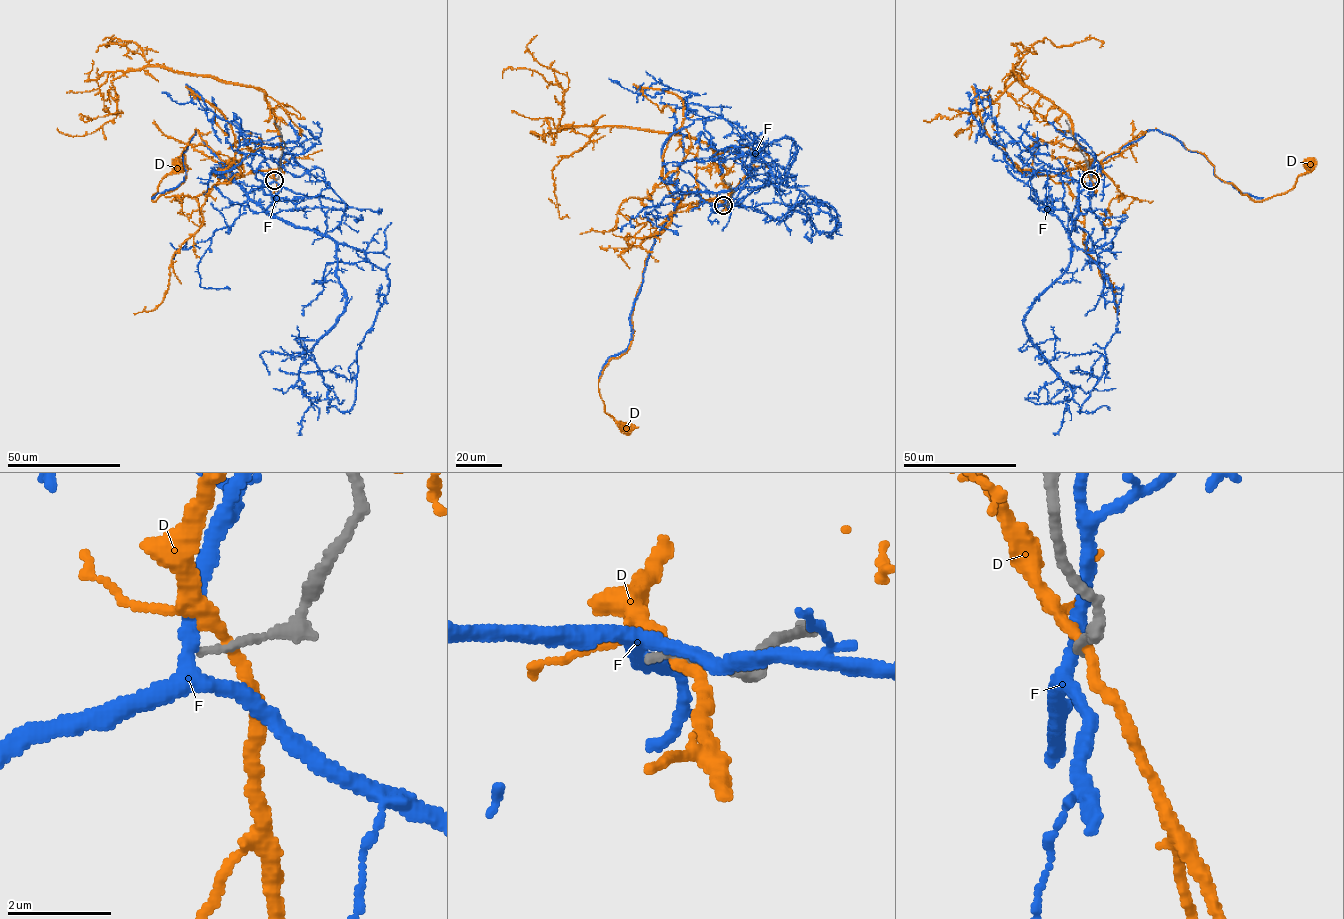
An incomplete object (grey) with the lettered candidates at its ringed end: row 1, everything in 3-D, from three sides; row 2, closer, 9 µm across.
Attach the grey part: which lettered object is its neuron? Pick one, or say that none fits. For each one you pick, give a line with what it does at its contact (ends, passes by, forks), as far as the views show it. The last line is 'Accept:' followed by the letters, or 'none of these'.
Accept: none of these

